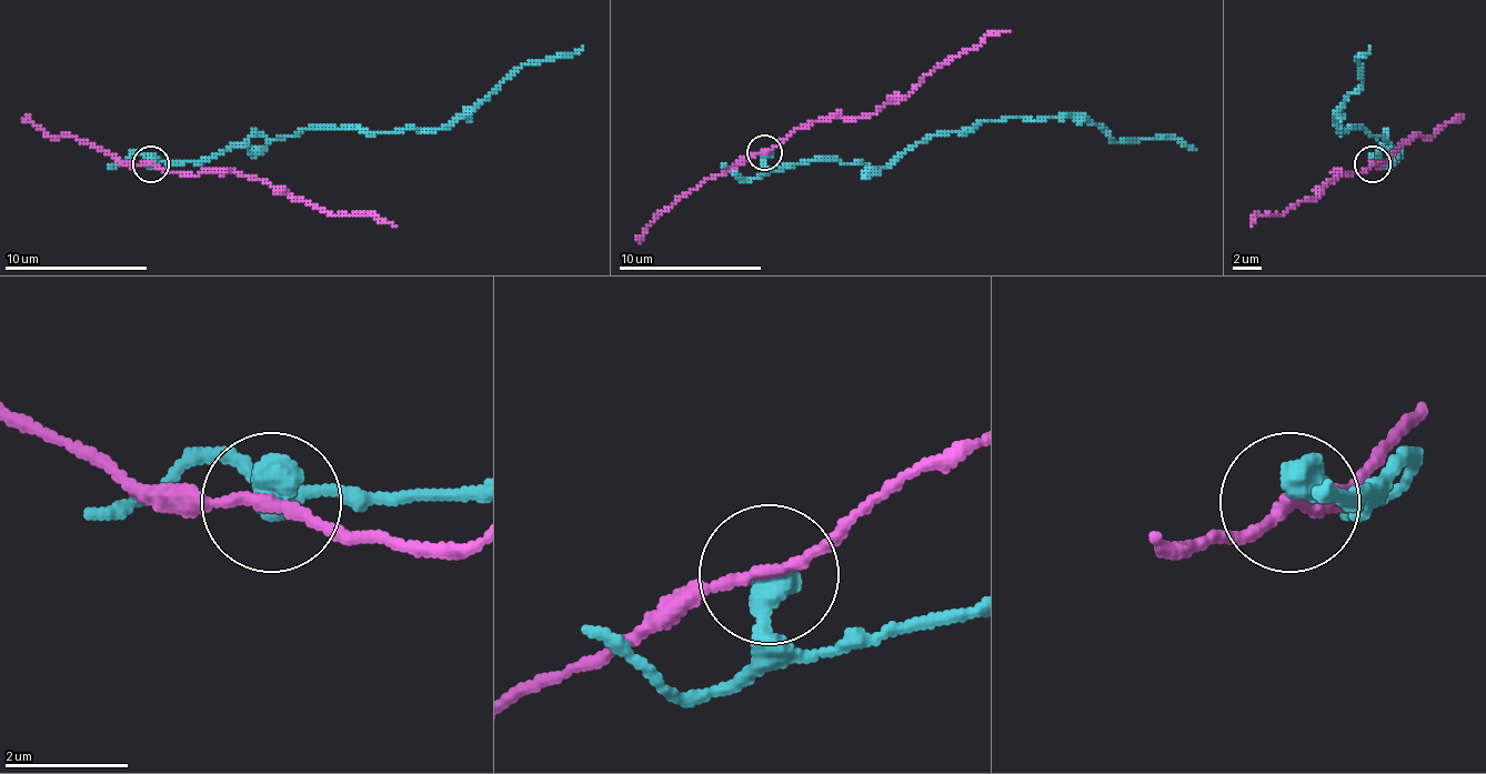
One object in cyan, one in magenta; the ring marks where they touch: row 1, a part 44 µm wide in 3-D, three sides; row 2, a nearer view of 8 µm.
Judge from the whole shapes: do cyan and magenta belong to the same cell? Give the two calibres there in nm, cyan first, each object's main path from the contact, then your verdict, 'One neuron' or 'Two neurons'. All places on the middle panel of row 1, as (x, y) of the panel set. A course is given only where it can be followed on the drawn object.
Thickness 480 nm (cyan) against 190 nm. Course of cyan: (765, 153), (772, 171), (891, 168), (934, 136), (1060, 118), (1088, 118), (1121, 142), (1196, 150). Course of magenta: (765, 153), (797, 128), (833, 118), (870, 118), (984, 38), (1010, 31). Two neurons

